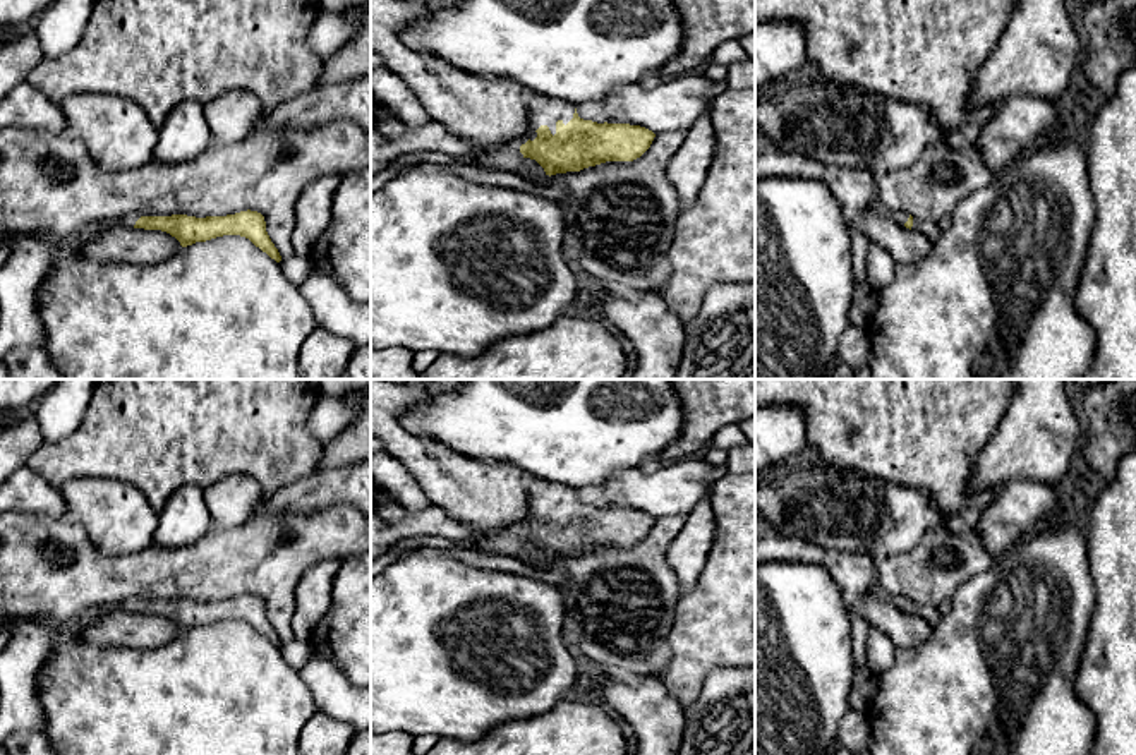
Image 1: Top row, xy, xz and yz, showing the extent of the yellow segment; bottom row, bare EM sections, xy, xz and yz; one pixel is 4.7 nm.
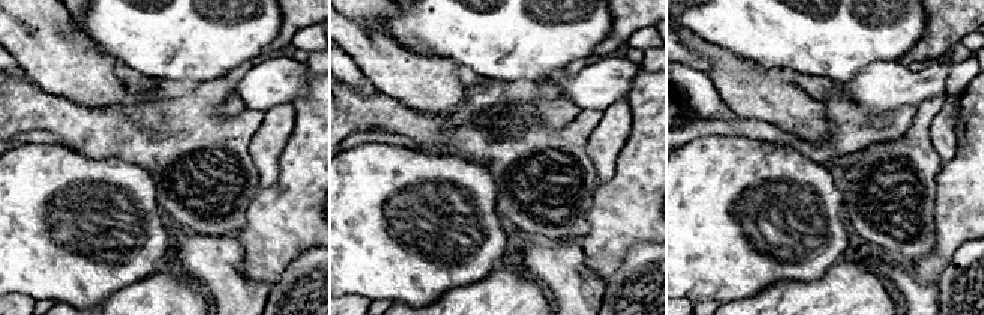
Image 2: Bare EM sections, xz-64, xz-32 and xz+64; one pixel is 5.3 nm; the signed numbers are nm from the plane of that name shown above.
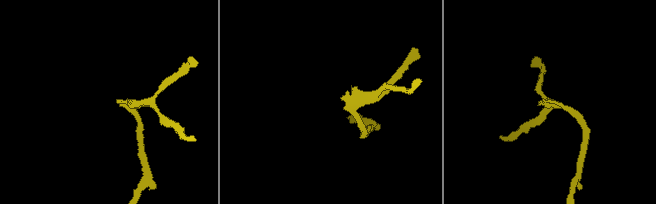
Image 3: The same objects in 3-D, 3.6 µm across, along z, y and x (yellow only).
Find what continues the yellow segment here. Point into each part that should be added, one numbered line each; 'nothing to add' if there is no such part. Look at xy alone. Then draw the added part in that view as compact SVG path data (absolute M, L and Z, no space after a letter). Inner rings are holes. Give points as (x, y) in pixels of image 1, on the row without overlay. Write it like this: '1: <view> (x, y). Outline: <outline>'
1: xy (129, 604). Outline: M129 597L129 599L122 601L120 604L117 604L117 607L122 609L122 611L134 613L136 606L137 606L141 601L142 601L142 599Z

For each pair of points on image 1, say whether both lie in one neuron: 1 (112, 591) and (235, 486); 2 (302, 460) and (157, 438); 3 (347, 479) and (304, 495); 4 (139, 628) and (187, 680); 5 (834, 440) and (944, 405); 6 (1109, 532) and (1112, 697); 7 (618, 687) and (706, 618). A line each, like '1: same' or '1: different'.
1: different
2: same
3: same
4: different
5: same
6: same
7: different

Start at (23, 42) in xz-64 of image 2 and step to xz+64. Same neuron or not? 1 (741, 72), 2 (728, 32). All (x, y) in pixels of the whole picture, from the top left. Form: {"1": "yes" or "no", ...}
{"1": "yes", "2": "no"}

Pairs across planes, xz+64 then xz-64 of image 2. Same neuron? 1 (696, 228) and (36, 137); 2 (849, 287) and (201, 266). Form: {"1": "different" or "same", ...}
{"1": "different", "2": "different"}

